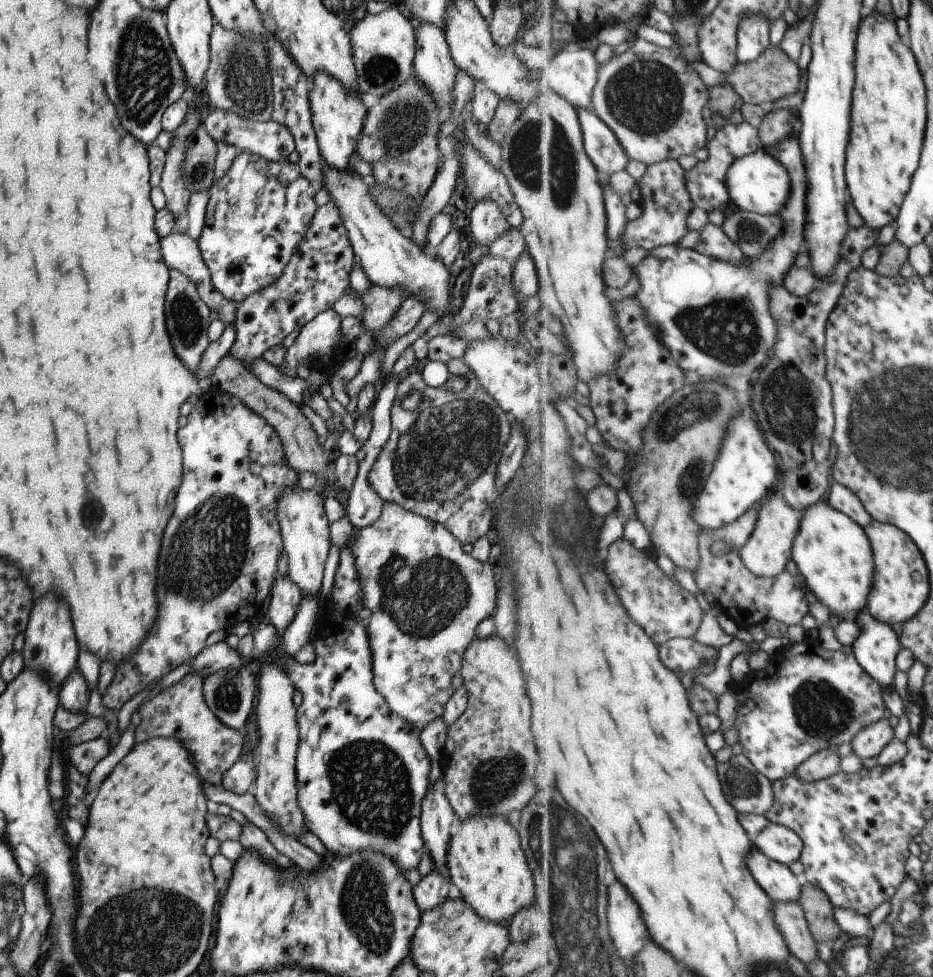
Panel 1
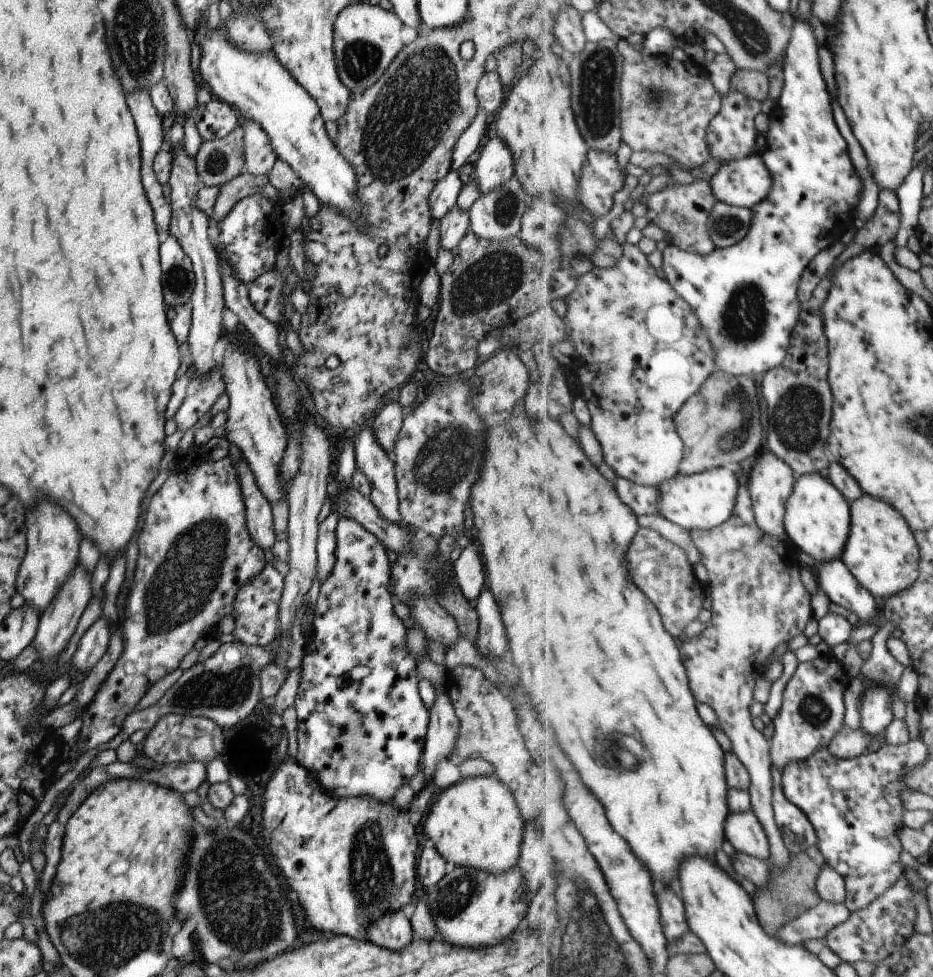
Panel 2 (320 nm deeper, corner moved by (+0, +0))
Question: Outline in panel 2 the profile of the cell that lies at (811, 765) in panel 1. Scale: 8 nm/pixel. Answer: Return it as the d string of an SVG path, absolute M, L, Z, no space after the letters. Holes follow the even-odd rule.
M844 726L828 746L830 752L841 760L858 758L871 746L874 737L860 726L856 730Z

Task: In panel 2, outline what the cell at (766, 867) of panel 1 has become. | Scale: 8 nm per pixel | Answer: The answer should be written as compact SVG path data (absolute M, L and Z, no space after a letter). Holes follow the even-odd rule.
M752 809L749 812L729 814L726 822L726 838L733 842L737 853L747 854L749 858L757 858L757 860L770 858L768 832Z

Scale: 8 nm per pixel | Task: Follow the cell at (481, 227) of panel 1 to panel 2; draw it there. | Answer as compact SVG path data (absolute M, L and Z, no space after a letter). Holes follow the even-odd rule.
M497 135L481 147L479 157L473 163L473 172L480 194L499 186L514 174L509 147Z

